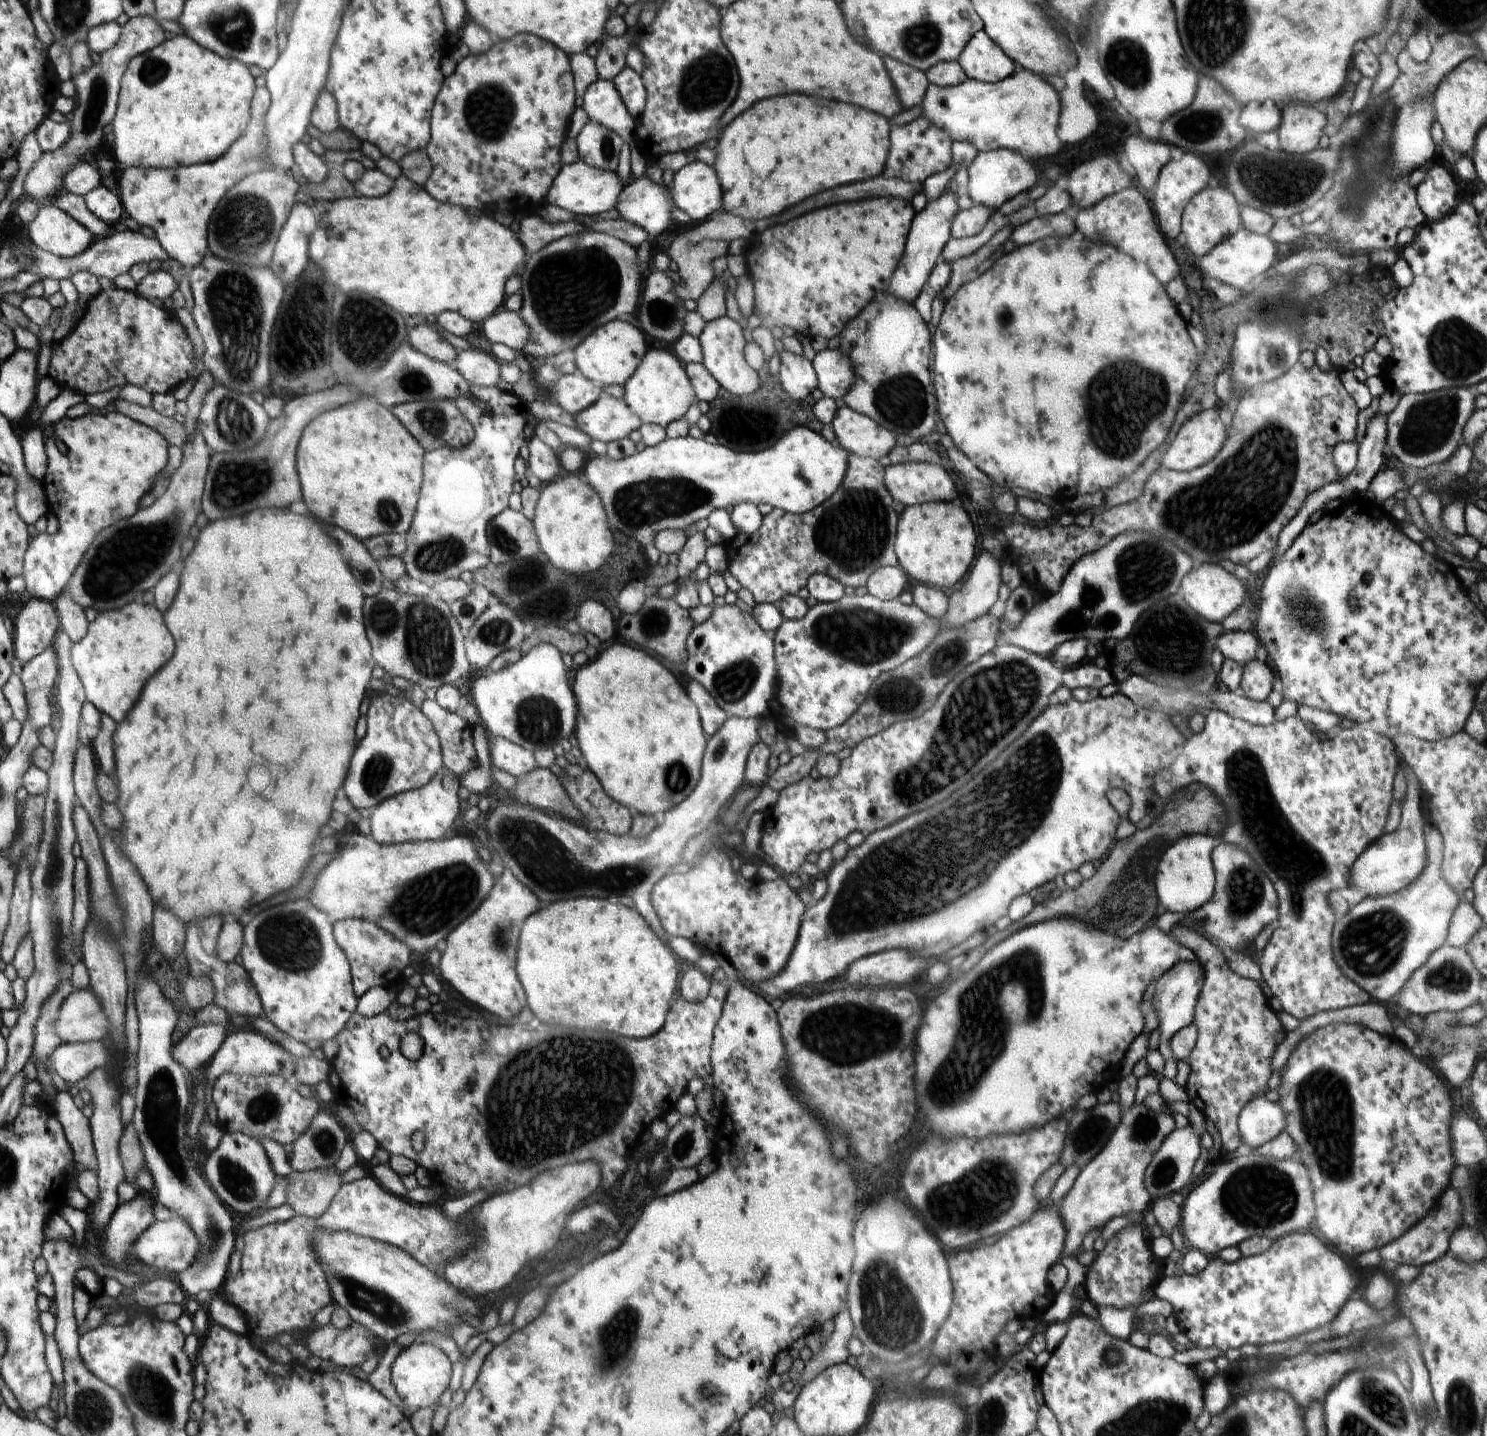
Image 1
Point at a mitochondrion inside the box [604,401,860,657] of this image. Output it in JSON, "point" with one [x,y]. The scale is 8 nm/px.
{"point":[648,502]}

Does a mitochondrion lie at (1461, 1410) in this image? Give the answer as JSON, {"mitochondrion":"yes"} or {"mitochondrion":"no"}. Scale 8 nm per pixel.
{"mitochondrion":"yes"}

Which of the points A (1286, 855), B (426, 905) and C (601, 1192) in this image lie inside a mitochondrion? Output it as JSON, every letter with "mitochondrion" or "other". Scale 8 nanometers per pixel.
{"A":"mitochondrion","B":"mitochondrion","C":"other"}

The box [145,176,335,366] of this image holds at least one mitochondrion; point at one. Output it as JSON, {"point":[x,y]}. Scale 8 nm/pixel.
{"point":[247,220]}

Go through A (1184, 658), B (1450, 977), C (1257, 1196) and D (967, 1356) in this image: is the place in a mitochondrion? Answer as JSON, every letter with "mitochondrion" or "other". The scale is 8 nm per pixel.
{"A":"mitochondrion","B":"mitochondrion","C":"mitochondrion","D":"other"}

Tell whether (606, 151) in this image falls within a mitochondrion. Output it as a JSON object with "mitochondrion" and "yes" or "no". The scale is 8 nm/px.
{"mitochondrion":"yes"}

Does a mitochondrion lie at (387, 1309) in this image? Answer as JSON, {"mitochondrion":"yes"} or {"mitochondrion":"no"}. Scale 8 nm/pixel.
{"mitochondrion":"yes"}

